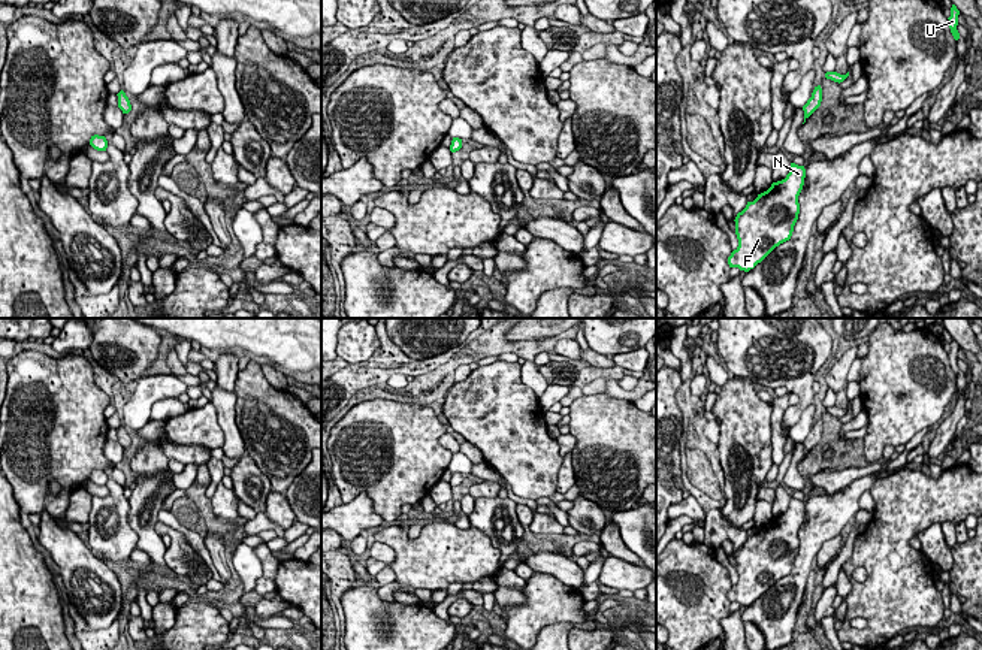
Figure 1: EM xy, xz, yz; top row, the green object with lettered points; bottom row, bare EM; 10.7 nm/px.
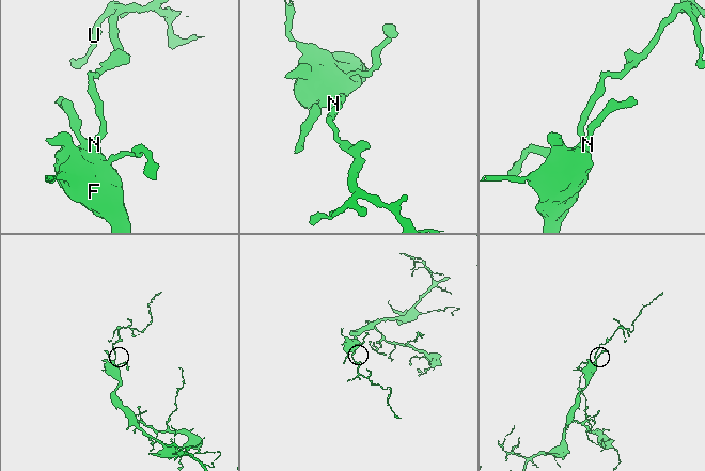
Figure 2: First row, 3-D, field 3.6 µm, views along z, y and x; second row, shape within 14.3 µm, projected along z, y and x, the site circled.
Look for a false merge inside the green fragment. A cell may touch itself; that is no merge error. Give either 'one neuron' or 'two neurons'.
two neurons

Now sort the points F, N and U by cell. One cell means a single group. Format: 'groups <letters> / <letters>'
groups F N / U

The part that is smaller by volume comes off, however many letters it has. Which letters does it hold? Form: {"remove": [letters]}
{"remove": ["U"]}

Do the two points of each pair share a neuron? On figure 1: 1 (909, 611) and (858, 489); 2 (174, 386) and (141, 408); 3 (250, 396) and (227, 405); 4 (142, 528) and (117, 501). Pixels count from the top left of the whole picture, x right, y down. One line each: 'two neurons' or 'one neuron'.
1: two neurons
2: one neuron
3: two neurons
4: two neurons

